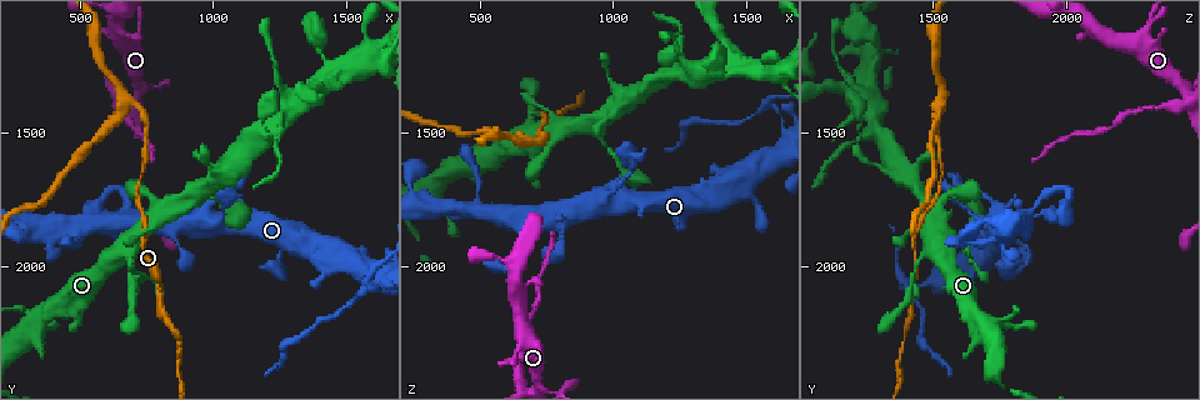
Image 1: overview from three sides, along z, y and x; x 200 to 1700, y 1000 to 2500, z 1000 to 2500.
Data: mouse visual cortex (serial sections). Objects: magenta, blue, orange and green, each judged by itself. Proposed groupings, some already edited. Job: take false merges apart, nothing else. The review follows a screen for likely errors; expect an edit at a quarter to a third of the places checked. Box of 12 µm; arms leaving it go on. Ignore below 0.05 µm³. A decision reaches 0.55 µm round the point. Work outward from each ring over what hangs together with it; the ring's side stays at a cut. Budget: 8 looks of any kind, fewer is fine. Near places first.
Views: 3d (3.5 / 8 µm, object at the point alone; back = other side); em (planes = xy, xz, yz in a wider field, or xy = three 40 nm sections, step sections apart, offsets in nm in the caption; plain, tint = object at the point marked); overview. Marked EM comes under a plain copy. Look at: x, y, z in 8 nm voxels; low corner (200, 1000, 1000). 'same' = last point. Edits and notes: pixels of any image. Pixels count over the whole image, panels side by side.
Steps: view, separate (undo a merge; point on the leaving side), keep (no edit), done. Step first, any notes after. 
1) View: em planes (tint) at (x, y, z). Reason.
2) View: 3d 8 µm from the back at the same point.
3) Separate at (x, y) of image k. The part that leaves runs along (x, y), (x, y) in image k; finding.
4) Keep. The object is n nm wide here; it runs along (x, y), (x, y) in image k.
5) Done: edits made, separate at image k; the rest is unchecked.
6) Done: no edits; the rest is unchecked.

View: 3d 8 µm at (630, 1410, 2350). Sudden change in width.

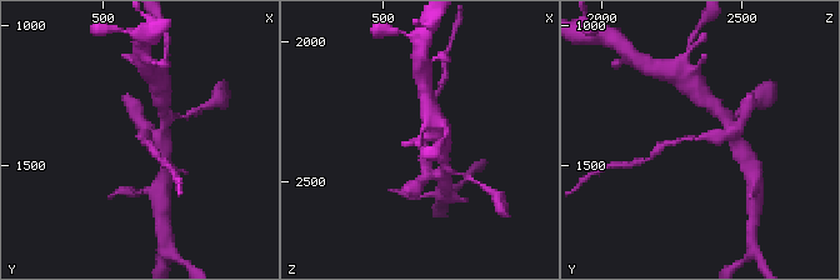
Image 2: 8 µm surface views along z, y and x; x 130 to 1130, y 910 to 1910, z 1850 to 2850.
View: em xy step 1 (tint) at (640, 1410, 2350).

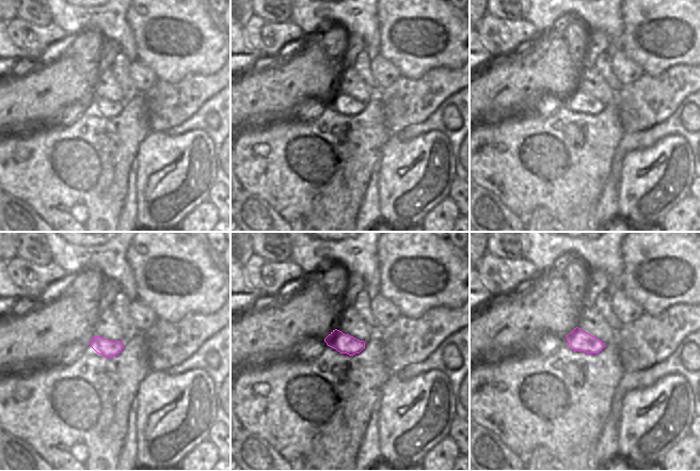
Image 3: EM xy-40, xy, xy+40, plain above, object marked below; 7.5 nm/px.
Separate at (660, 145) of image 2. The arms are 200, 250 nm wide; the part that leaves runs along (690, 138), (658, 148), (649, 159) in image 2; a second cell is stuck on.

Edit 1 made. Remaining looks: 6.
View: overview.

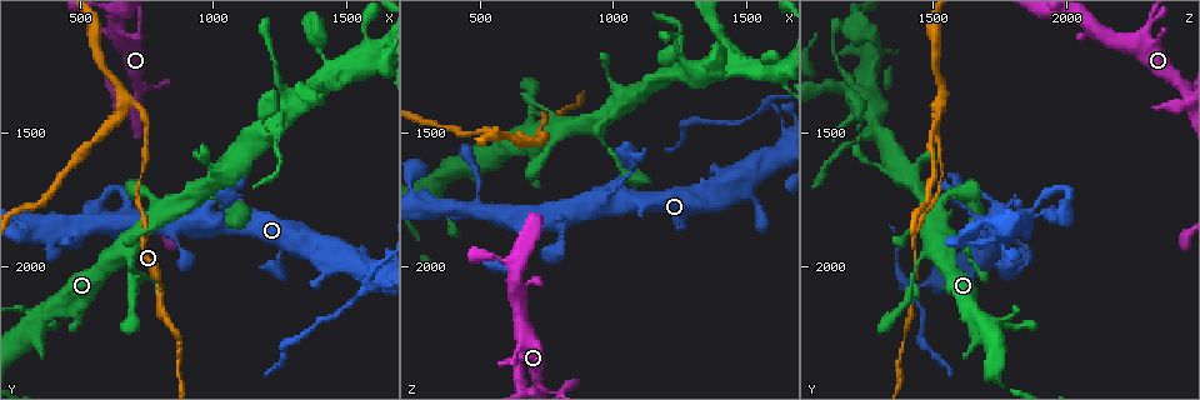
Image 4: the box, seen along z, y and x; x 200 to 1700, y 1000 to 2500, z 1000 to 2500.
View: 3d 3.5 µm at (670, 1380, 1530). Sharp bend.

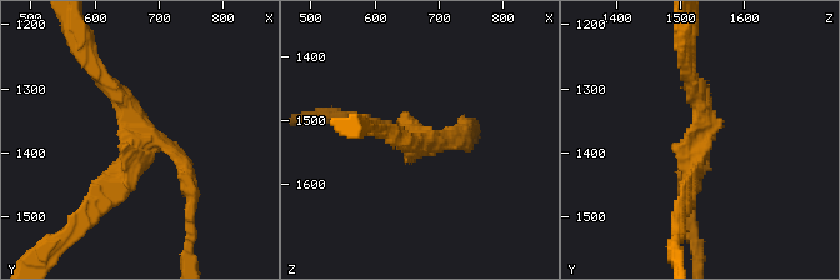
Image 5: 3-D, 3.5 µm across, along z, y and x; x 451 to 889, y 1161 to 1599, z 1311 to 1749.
View: em planes (tint) at (675, 1380, 1535). 3 arms meet here; the arms are 200, 200, 250 nm wide; now the EM.

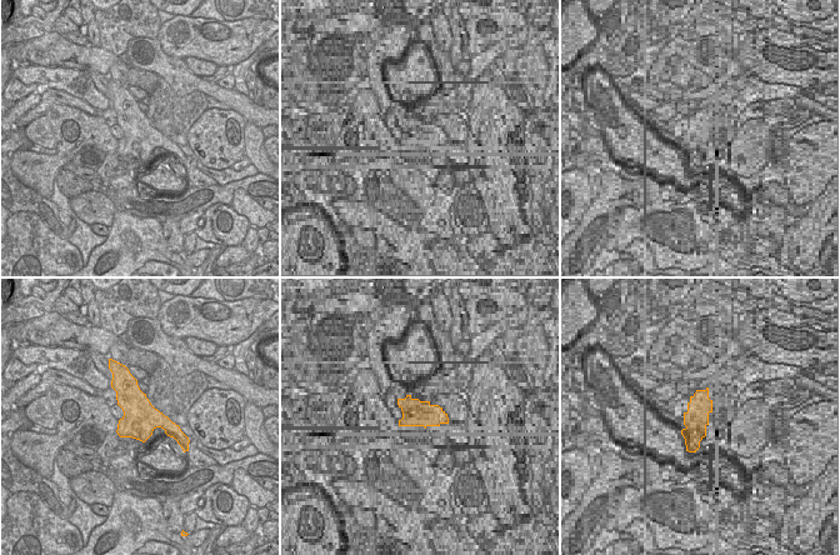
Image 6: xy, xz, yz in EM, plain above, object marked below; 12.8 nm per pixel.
Keep. It runs along (190, 198), (186, 163), (144, 140), (94, 205) in image 5; all the same cell.

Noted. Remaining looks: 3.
View: 3d 3.5 µm at (1240, 1520, 1220). Thick turns thin.

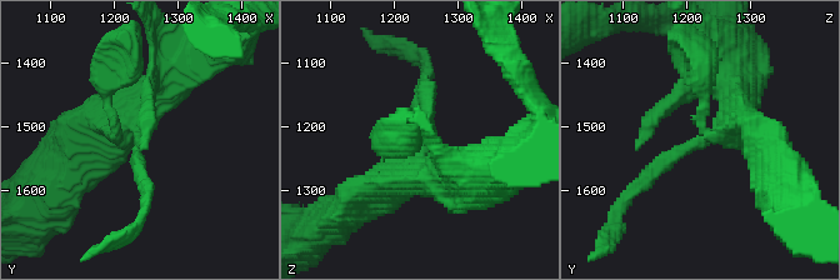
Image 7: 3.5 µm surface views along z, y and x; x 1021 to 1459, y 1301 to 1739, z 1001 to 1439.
View: em xy step 5 (tint) at (1240, 1525, 1210). Need the tissue.

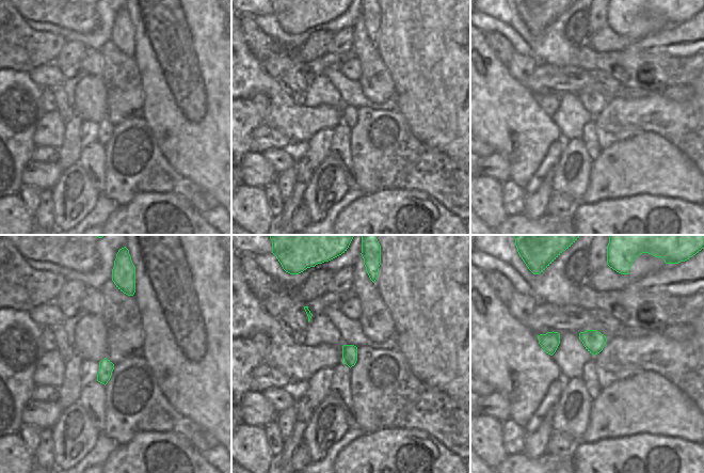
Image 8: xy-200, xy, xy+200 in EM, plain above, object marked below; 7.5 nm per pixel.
View: em xy step 1 (tint) at the same point. Another direction.

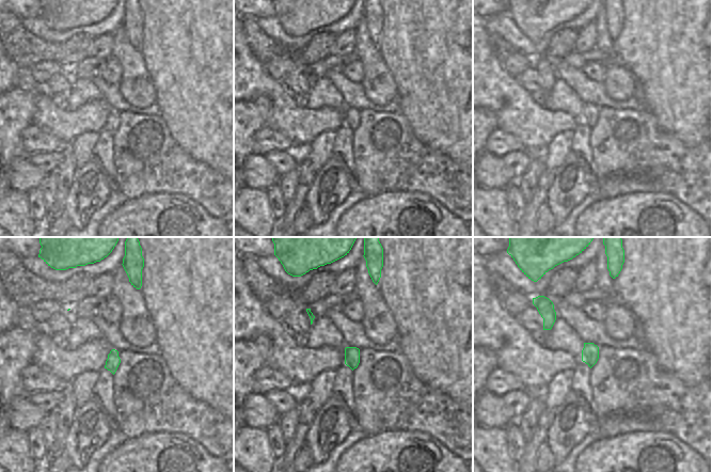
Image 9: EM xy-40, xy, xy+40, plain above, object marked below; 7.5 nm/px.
Separate at (670, 155) of image 7. The part that leaves runs along (701, 143), (660, 161), (621, 208) in image 7; two cells meet here.

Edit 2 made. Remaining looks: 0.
Done: edits made, separate at image 2, separate at image 7; the rest is unchecked.

